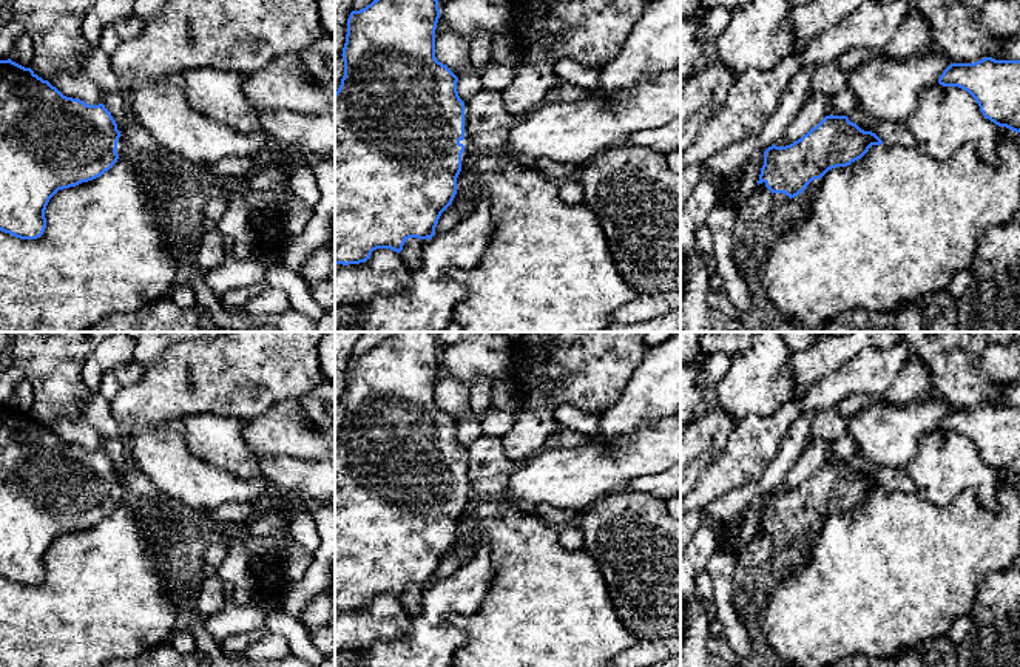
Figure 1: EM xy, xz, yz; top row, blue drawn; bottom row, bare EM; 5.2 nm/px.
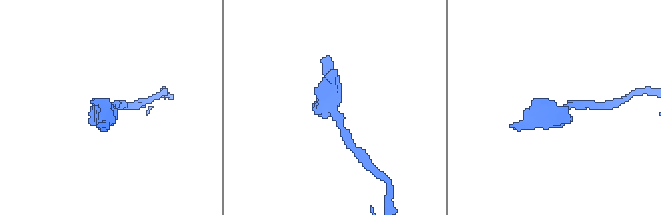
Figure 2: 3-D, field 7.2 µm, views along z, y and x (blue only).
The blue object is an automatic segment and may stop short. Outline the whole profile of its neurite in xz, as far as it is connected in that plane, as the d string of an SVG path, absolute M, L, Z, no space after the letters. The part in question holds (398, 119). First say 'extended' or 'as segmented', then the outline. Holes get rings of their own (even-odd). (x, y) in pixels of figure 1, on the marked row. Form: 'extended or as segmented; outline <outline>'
extended; outline M373 0L347 19L347 34L343 48L344 76L335 93L335 264L366 262L377 249L403 250L409 238L432 239L441 213L457 195L457 178L468 167L472 134L468 131L469 103L457 91L458 77L435 57L435 29L440 19L438 0Z

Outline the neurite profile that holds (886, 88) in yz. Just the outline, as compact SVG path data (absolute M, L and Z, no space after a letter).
M929 48L910 59L892 59L878 51L847 77L858 108L876 120L904 122L917 108L923 90L935 85L952 62Z

